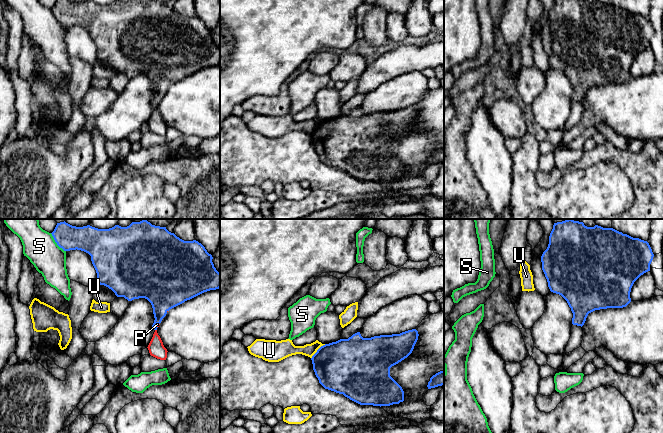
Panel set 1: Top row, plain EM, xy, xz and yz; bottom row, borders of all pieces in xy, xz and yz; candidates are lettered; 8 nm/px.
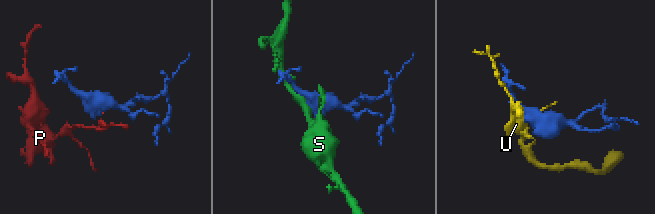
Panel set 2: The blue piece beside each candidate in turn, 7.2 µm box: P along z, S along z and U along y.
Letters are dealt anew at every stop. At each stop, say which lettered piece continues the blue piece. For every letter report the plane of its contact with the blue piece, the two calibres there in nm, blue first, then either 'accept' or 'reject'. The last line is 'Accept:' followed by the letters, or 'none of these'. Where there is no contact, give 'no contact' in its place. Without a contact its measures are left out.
P: xy | 240/20 nm | accept
S: xy | 200/260 nm | reject
U: xz | 420/140 nm | reject
Accept: P

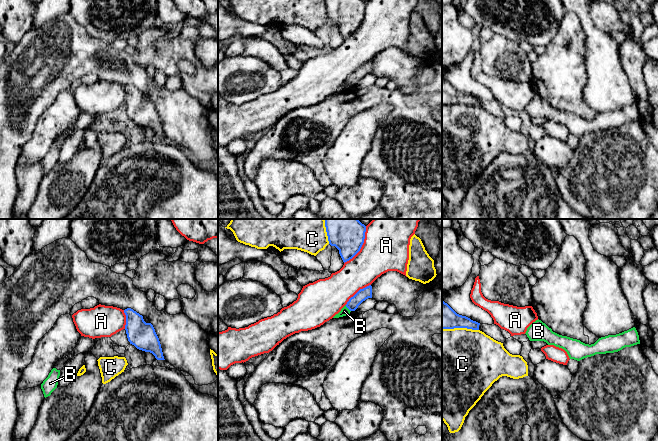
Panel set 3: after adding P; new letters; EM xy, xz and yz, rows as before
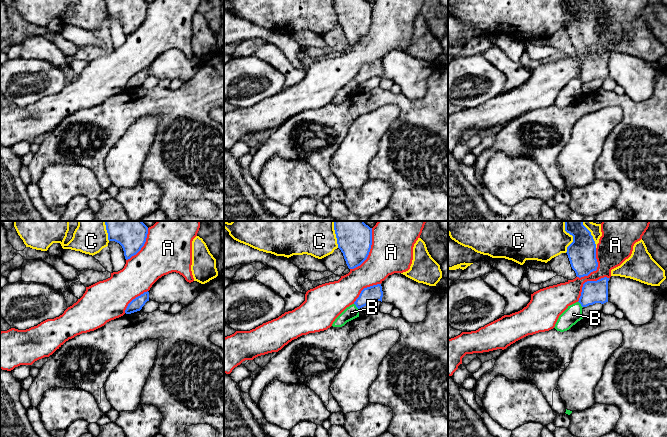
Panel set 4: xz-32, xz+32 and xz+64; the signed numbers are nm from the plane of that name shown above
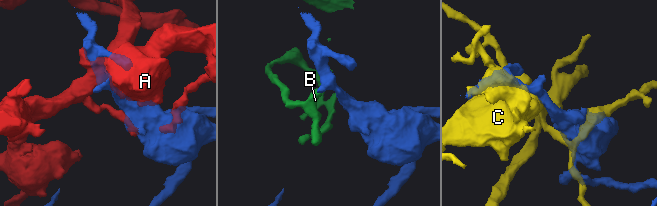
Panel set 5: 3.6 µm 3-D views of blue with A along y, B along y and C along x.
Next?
A: xz | 240/360 nm | reject
B: xz | 90/70 nm | reject
C: yz | 200/500 nm | reject
Accept: none of these

